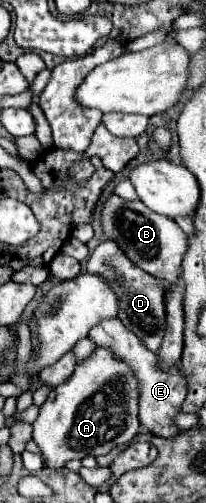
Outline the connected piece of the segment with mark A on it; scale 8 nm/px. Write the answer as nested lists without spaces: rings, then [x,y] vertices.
[[[96,349],[82,365],[76,367],[72,377],[64,383],[52,389],[46,403],[40,407],[40,415],[34,421],[34,433],[32,439],[40,447],[42,457],[46,459],[46,467],[52,471],[66,469],[66,463],[72,459],[84,459],[86,455],[98,457],[106,455],[118,445],[130,443],[134,435],[140,431],[138,421],[138,383],[132,377],[132,371],[126,363],[118,361],[108,353],[106,349]]]

